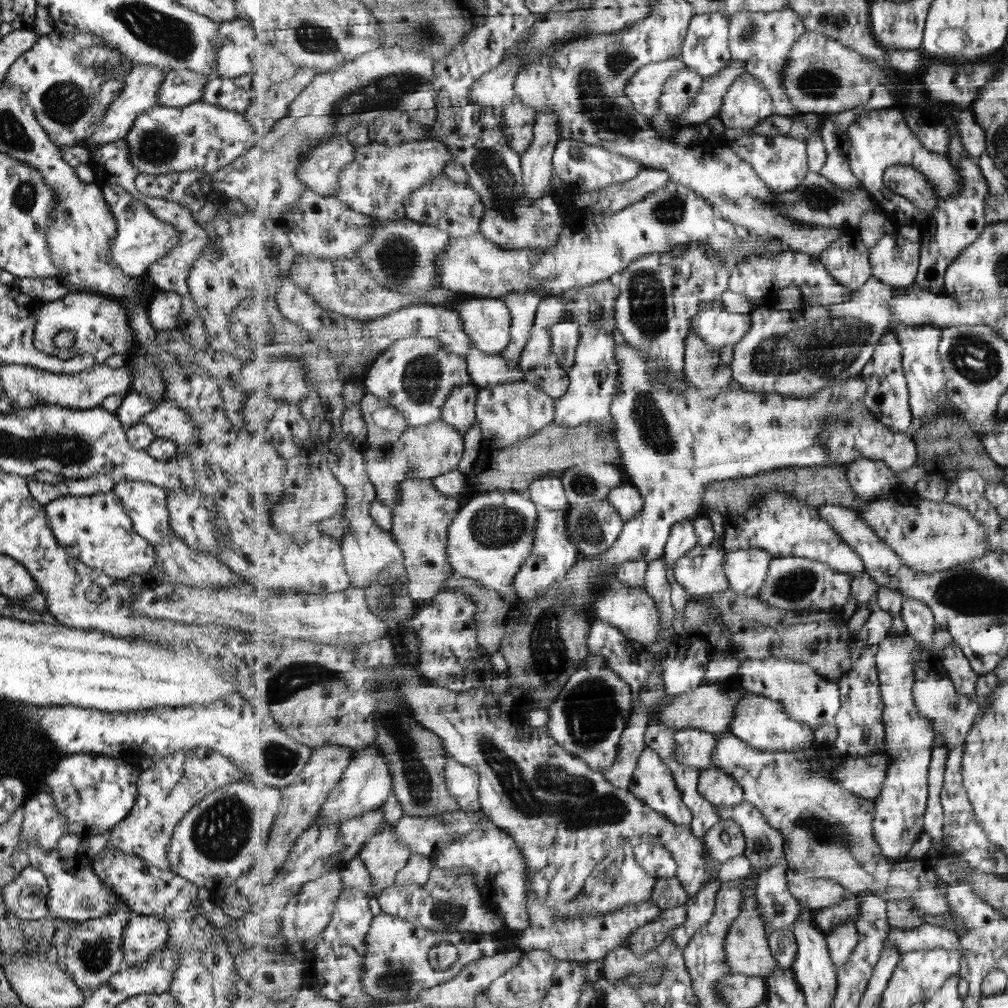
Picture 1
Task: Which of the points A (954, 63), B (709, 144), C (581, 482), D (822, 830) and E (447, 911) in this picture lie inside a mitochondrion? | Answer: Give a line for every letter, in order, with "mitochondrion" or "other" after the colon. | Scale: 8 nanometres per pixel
A: other
B: other
C: mitochondrion
D: mitochondrion
E: mitochondrion

